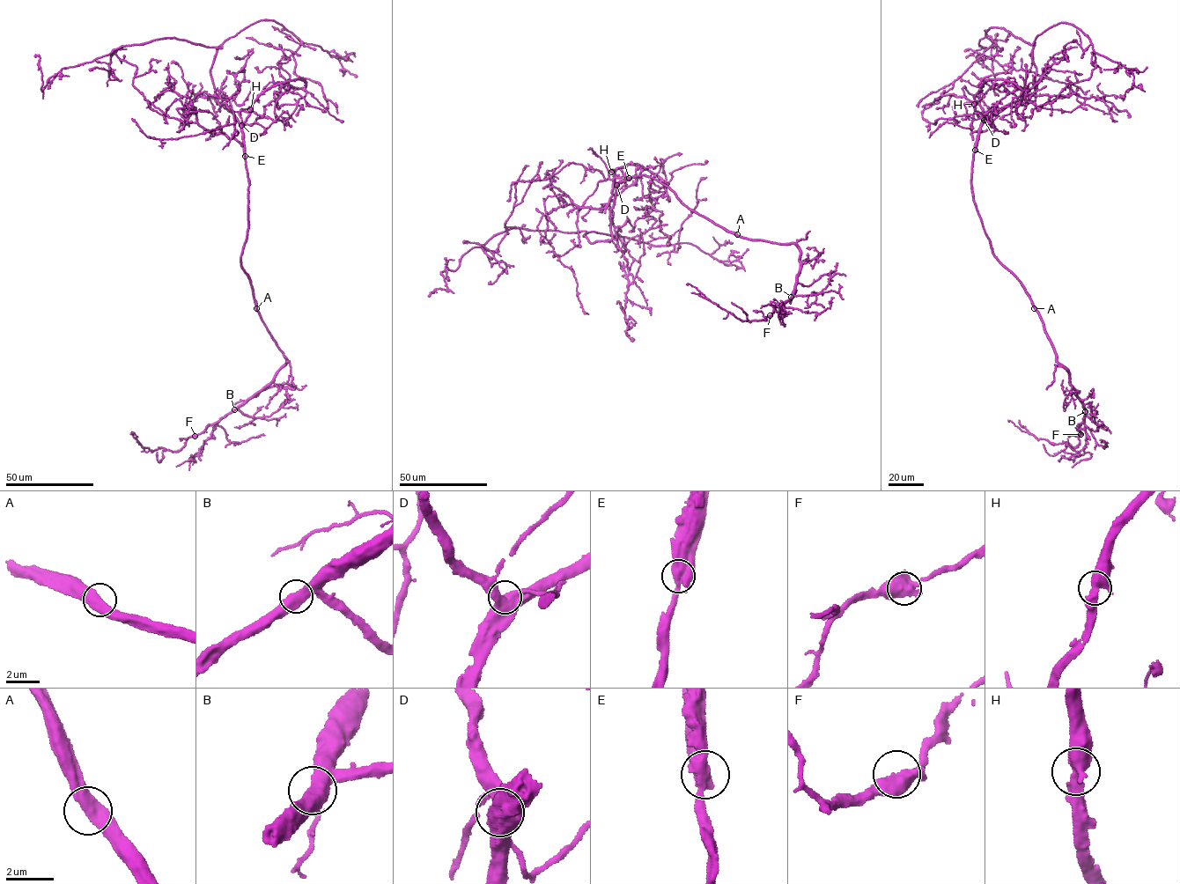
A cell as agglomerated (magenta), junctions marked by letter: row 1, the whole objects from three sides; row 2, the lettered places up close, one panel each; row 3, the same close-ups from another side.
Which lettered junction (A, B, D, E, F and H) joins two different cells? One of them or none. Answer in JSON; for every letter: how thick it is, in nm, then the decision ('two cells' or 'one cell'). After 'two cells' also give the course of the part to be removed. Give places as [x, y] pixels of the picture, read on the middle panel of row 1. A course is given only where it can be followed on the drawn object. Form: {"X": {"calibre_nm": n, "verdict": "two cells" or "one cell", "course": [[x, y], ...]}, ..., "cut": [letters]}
{"A": {"calibre_nm": 550, "verdict": "one cell"}, "B": {"calibre_nm": 550, "verdict": "one cell"}, "D": {"calibre_nm": 600, "verdict": "one cell"}, "E": {"calibre_nm": 650, "verdict": "two cells", "course": [[629, 178], [653, 178], [727, 232], [793, 243], [800, 253], [791, 297], [766, 320], [741, 320], [687, 284]]}, "F": {"calibre_nm": 650, "verdict": "one cell"}, "H": {"calibre_nm": 550, "verdict": "one cell"}, "cut": ["E"]}

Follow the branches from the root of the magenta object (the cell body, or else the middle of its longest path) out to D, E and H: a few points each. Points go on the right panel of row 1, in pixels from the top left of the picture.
D: (971, 181), (975, 143), (984, 120)
E: (971, 181), (975, 150)
H: (971, 181), (975, 143), (982, 121), (975, 104)

